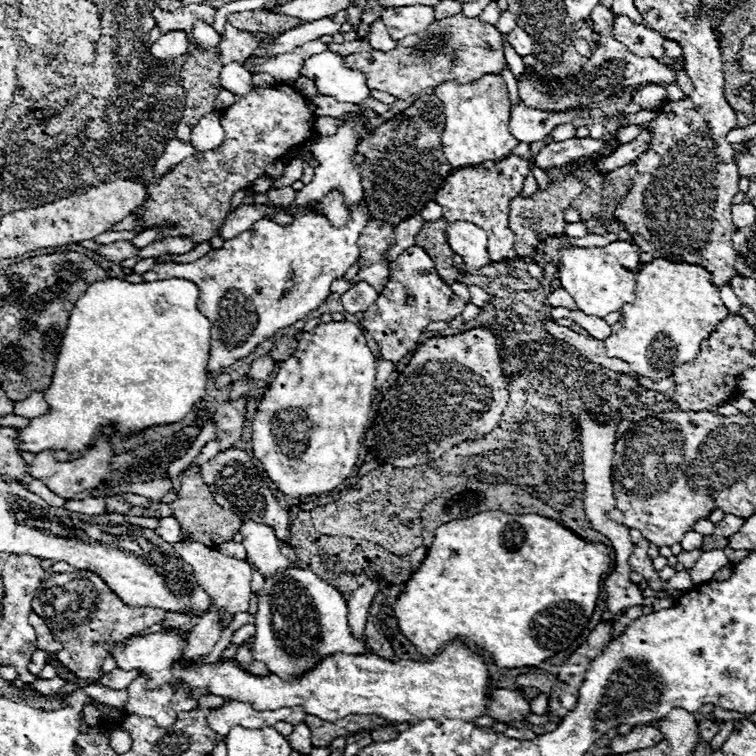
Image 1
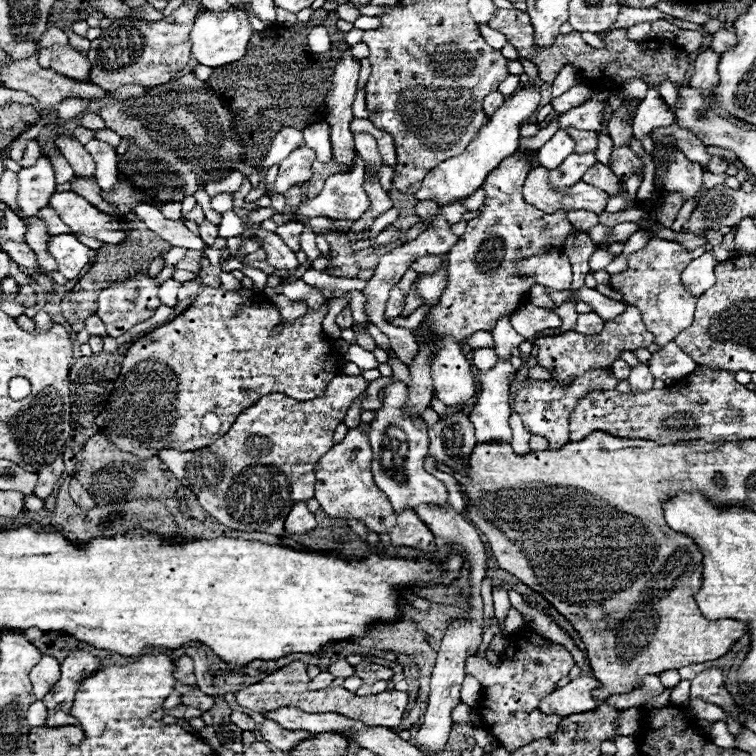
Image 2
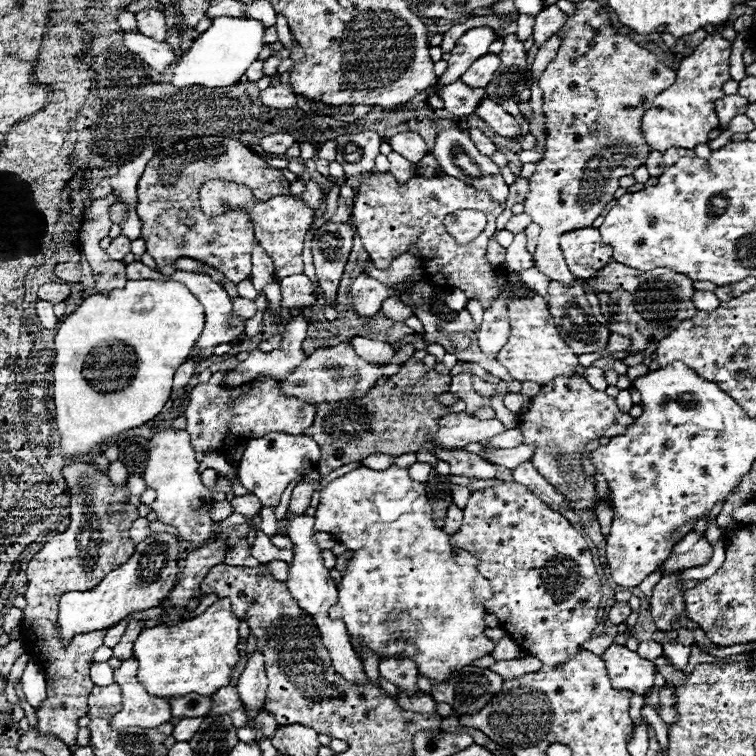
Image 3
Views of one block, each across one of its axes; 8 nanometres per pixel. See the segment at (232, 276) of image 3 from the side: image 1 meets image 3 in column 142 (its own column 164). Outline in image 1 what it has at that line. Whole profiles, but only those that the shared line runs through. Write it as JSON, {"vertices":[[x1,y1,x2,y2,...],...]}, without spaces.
{"vertices":[[278,84,274,88,252,88,244,96,236,96,236,102,228,106,220,114,220,124,224,128,224,142,208,152,196,152,194,156,182,160,178,166,168,170,162,178,152,180,138,180,146,186,148,198,136,210,142,214,142,228,158,226,162,228,162,236,158,238,174,238,174,236,190,236,196,244,208,242,218,232,218,222,230,212,232,196,240,190,246,190,254,184,258,176,264,174,266,166,274,160,286,156,294,146,306,144,308,138,314,134,314,114,306,104,306,98,296,92,288,84]]}

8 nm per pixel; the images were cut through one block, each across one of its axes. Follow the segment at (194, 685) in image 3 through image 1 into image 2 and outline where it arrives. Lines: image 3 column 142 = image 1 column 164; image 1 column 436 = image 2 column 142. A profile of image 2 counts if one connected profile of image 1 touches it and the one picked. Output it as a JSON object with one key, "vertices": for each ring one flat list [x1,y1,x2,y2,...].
{"vertices":[[160,652,142,654,136,662,126,666,106,666,80,684,70,714,80,722,80,728,88,738,102,734,108,720,128,720,138,714,140,718,148,718,162,708,162,702,174,690,176,680,172,672,174,664]]}

